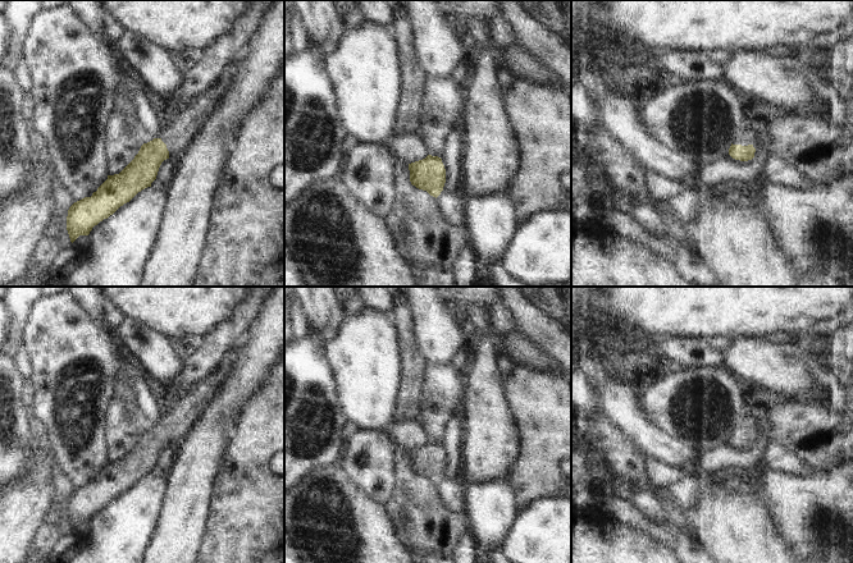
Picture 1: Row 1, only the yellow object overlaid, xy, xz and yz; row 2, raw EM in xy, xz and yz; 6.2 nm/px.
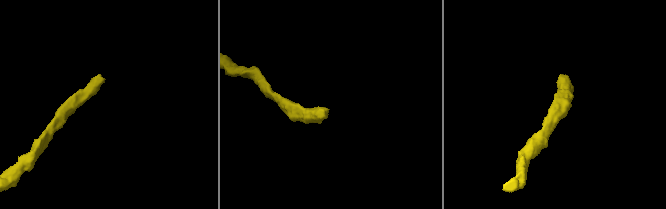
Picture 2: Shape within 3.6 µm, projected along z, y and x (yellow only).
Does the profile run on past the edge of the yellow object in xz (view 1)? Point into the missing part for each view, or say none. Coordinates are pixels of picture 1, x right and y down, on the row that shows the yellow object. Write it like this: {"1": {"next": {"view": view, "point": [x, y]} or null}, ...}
{"1": {"next": null}}

